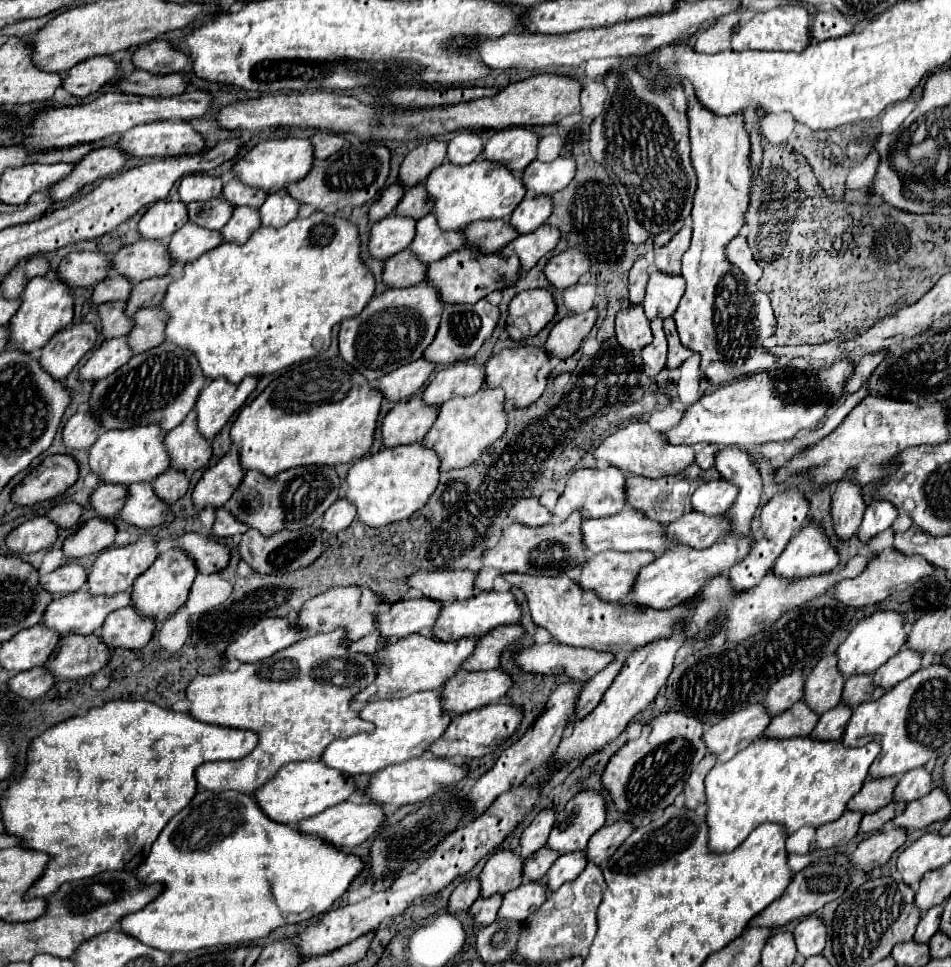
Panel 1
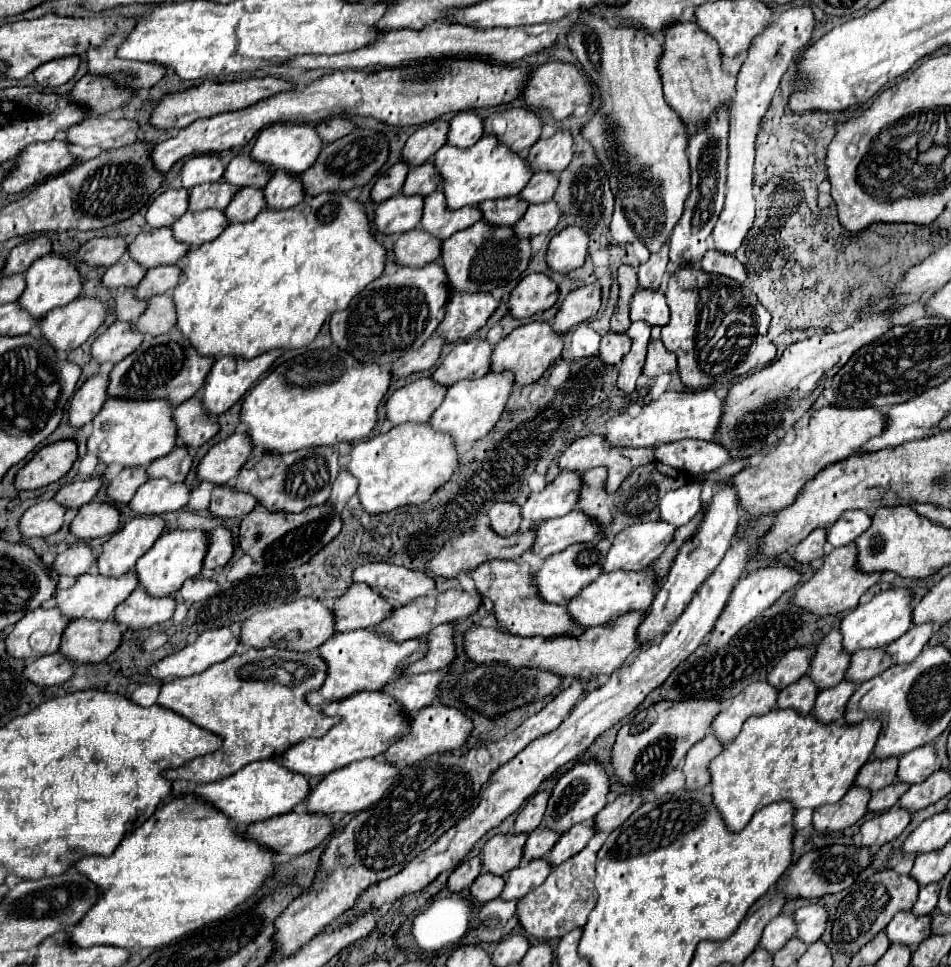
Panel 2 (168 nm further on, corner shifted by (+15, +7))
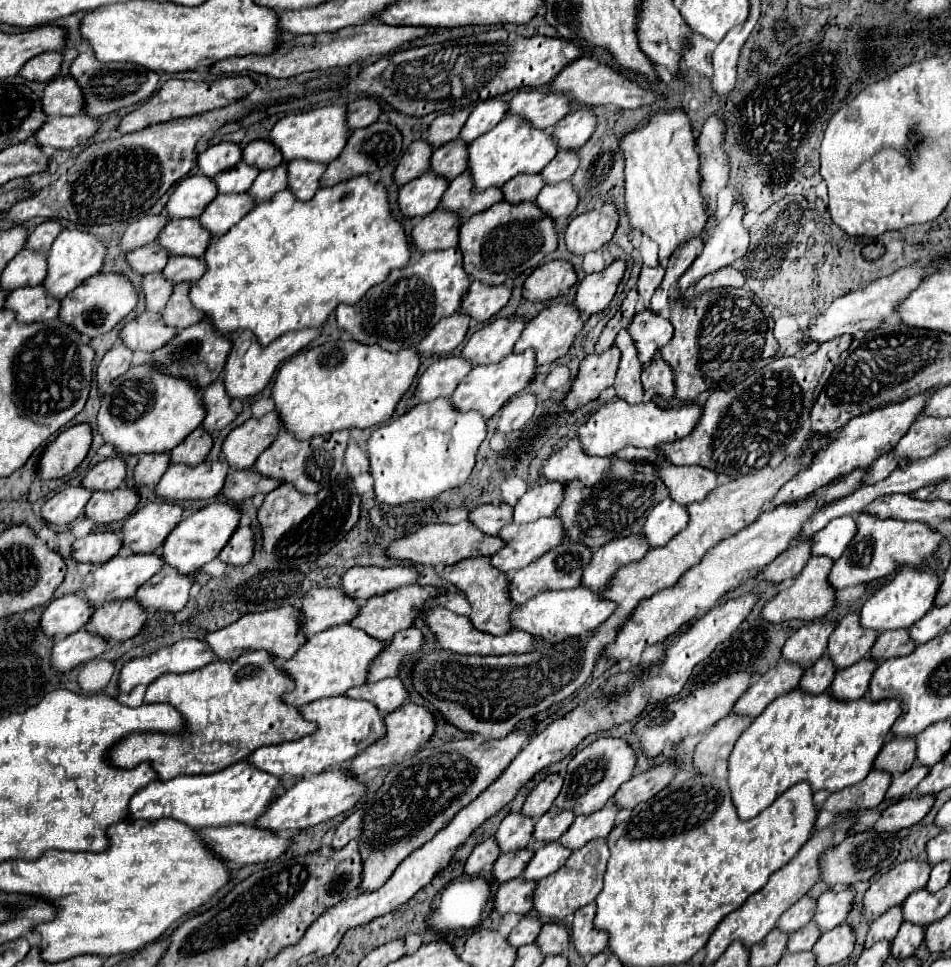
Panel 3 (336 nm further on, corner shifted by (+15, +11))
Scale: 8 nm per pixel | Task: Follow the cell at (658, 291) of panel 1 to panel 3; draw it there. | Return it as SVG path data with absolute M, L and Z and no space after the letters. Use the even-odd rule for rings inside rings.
M645 308L641 312L635 312L629 324L629 334L637 344L639 360L645 364L659 348L663 348L671 340L673 326L665 316L659 316L657 312L649 312L649 308Z

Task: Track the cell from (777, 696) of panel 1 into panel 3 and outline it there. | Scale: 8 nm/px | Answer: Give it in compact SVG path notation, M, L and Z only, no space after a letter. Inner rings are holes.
M815 622L809 626L799 628L783 646L781 658L785 662L793 662L799 666L809 668L813 662L819 660L821 654L825 654L829 634L835 630L835 624L827 622Z

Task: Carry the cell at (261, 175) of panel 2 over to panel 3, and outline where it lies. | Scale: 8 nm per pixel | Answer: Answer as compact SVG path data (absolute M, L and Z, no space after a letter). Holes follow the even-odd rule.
M253 140L243 148L243 162L245 164L255 164L259 170L269 170L281 166L283 158L281 152L269 142L269 140Z

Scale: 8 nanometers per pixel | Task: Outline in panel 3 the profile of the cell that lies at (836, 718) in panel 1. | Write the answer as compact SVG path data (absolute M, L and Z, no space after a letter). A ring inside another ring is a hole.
M865 656L857 664L845 668L845 670L839 670L833 678L829 694L835 700L843 700L843 702L863 698L875 668L877 668L877 662L873 662L869 656Z

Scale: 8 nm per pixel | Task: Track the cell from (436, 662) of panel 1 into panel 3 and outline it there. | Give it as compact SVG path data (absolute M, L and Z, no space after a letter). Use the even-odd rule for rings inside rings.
M351 624L333 626L315 636L309 636L307 642L297 650L297 654L283 664L283 670L289 672L293 680L297 680L295 690L287 692L283 700L299 708L313 700L325 696L339 696L345 694L349 688L365 684L369 674L369 664L373 664L377 652L383 652L387 646L389 646L387 642L371 638L369 634L359 632Z

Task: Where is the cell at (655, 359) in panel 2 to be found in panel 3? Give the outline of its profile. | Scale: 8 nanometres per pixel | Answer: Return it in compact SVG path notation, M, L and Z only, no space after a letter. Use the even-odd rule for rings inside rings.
M661 354L653 356L653 364L645 364L643 374L641 374L643 388L649 390L653 388L657 394L671 398L675 394L675 384L673 384L673 370L669 364L661 360Z

